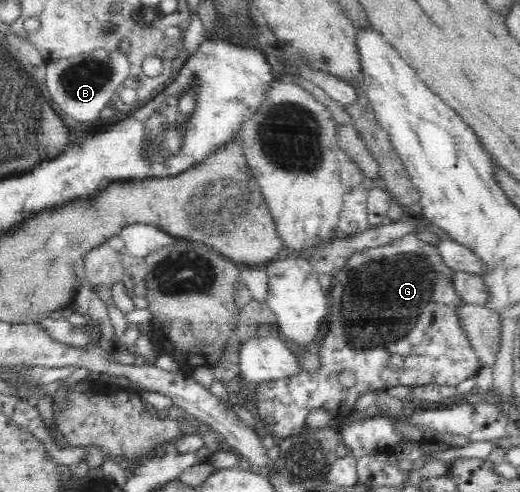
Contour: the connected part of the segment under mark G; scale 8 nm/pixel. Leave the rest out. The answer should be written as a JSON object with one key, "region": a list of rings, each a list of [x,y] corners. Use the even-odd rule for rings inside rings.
{"region":[[[416,233],[407,234],[394,240],[395,241],[391,244],[382,247],[365,249],[363,252],[353,255],[347,263],[345,263],[345,265],[343,265],[340,270],[335,273],[331,289],[329,290],[327,296],[329,301],[329,316],[327,317],[329,333],[327,333],[324,339],[322,339],[317,352],[317,355],[319,355],[319,359],[321,360],[321,366],[317,370],[301,370],[294,376],[259,382],[258,385],[255,385],[253,399],[255,400],[255,405],[257,405],[257,411],[259,413],[258,420],[268,433],[271,433],[277,440],[283,438],[286,439],[293,434],[298,434],[303,428],[307,427],[306,417],[312,409],[325,409],[329,412],[329,414],[331,414],[331,418],[345,419],[345,417],[353,415],[352,408],[355,407],[355,401],[359,399],[359,396],[368,391],[375,391],[379,389],[386,390],[387,388],[395,387],[396,385],[410,385],[414,388],[427,384],[456,386],[464,379],[477,375],[481,367],[483,367],[479,356],[476,354],[475,348],[470,344],[468,337],[463,332],[462,325],[459,324],[459,315],[457,311],[458,307],[464,301],[454,290],[454,270],[443,262],[443,259],[439,256],[439,252],[437,252],[437,247],[419,240]],[[391,355],[403,356],[403,368],[393,371],[387,367],[387,362]],[[345,369],[353,371],[356,377],[355,384],[349,389],[343,387],[337,378],[341,372],[345,371]]]}

